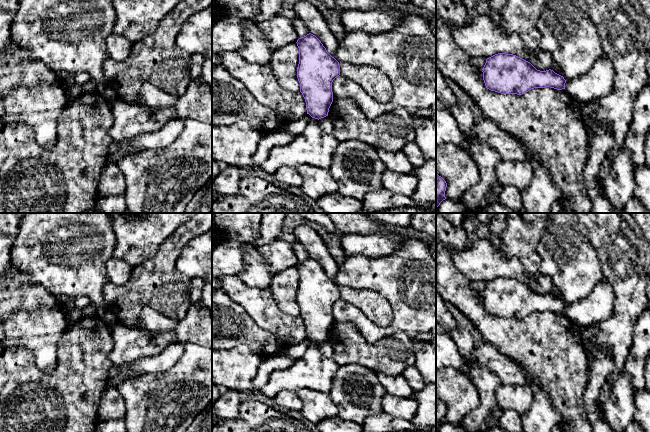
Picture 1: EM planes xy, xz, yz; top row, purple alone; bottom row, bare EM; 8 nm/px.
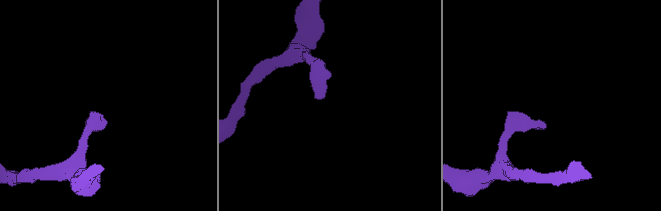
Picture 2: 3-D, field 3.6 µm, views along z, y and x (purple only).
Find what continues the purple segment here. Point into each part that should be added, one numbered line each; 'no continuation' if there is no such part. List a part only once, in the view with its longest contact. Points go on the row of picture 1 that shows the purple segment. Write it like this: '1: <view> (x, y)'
no continuation

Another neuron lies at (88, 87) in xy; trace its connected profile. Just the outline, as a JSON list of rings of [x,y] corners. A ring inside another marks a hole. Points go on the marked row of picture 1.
[[[92,80],[81,85],[81,93],[91,93],[95,91],[98,91],[98,88]]]

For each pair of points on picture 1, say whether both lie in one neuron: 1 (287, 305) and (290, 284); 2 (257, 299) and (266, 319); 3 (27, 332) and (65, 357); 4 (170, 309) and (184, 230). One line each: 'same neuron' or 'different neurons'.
1: same neuron
2: same neuron
3: different neurons
4: same neuron

